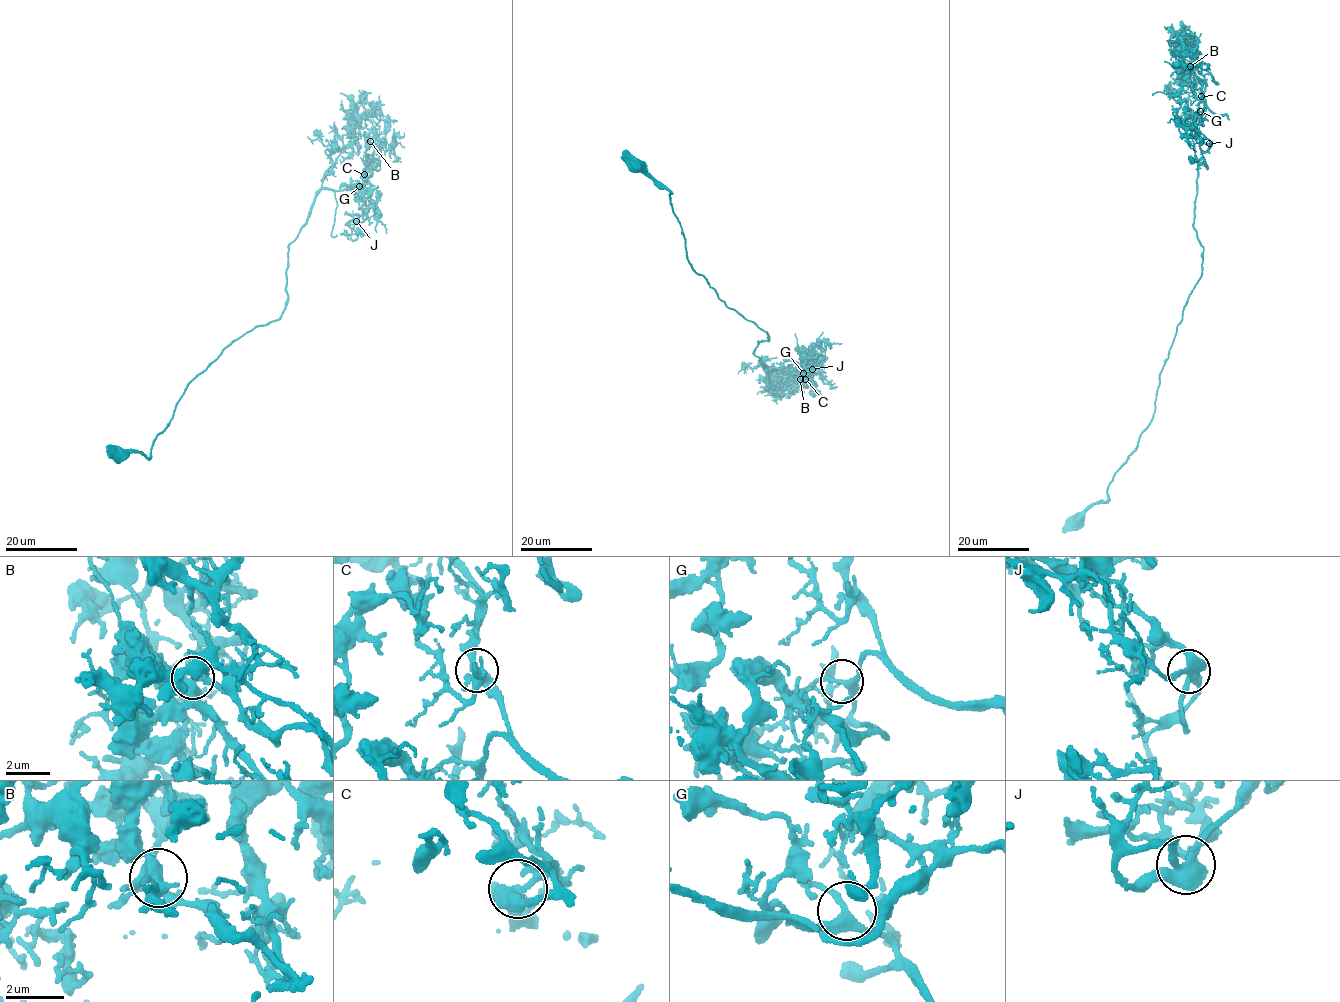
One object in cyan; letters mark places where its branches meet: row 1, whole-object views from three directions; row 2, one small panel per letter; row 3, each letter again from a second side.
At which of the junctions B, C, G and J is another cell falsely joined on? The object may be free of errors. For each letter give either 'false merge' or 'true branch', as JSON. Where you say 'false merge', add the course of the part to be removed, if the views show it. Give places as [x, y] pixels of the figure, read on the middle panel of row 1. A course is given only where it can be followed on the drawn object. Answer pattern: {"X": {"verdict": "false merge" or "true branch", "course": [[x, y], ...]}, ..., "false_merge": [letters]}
{"B": {"verdict": "true branch"}, "C": {"verdict": "true branch"}, "G": {"verdict": "true branch"}, "J": {"verdict": "true branch"}, "false_merge": []}

